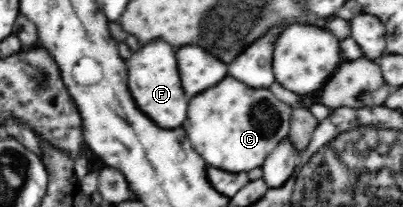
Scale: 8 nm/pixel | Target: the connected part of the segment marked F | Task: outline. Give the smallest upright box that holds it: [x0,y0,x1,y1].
[126,39,188,129]

